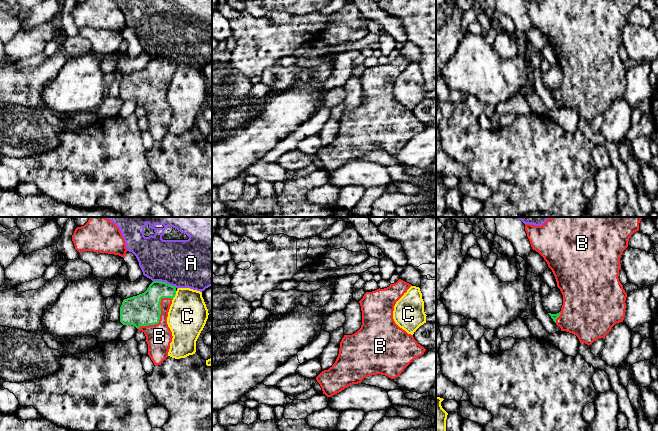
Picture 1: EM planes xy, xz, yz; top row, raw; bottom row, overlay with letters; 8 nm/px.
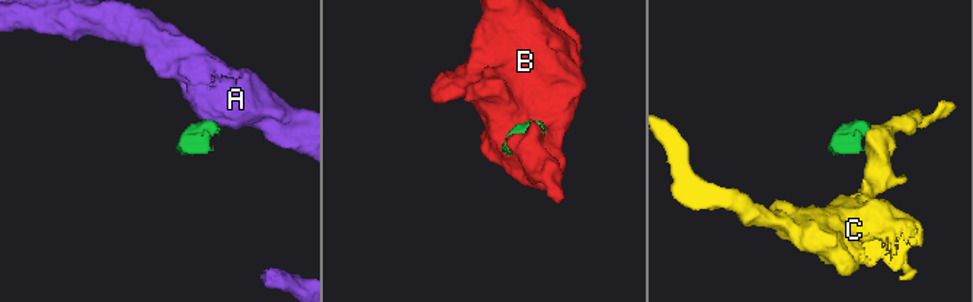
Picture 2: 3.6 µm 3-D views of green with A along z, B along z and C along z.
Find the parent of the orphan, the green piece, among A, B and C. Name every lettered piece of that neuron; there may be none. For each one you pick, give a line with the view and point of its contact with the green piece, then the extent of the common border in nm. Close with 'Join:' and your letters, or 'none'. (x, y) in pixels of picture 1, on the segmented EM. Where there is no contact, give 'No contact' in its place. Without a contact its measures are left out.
B: Touches green at xy (159, 316). Shared border 380 nm
Join: B

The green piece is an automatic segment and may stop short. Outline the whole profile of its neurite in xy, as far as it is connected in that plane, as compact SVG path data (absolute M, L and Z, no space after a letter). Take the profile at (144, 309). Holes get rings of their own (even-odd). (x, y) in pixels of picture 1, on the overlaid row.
M153 281L144 293L124 299L120 307L120 322L123 325L133 325L145 334L148 355L155 366L163 363L168 357L173 336L167 324L167 317L175 295L175 286L166 282Z

